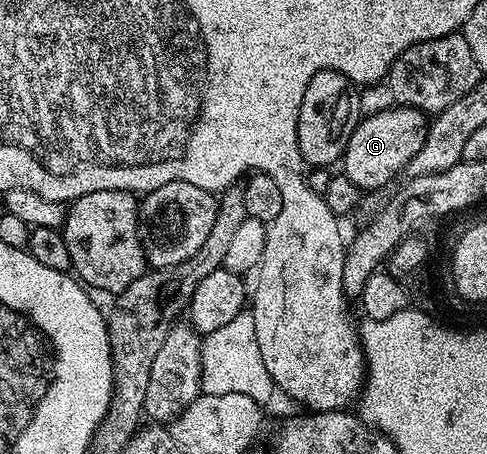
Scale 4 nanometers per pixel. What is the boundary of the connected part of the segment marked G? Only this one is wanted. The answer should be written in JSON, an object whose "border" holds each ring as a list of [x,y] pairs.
{"border":[[[399,105],[382,113],[363,116],[354,133],[350,133],[342,160],[342,174],[350,177],[350,181],[354,181],[364,193],[386,186],[399,171],[407,168],[418,149],[422,149],[429,122],[429,116],[418,108]]]}

